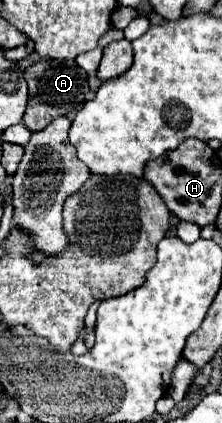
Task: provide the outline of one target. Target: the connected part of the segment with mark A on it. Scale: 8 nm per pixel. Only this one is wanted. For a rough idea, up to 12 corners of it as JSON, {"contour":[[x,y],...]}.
{"contour":[[42,60],[24,72],[24,126],[44,130],[90,96],[74,60]]}

